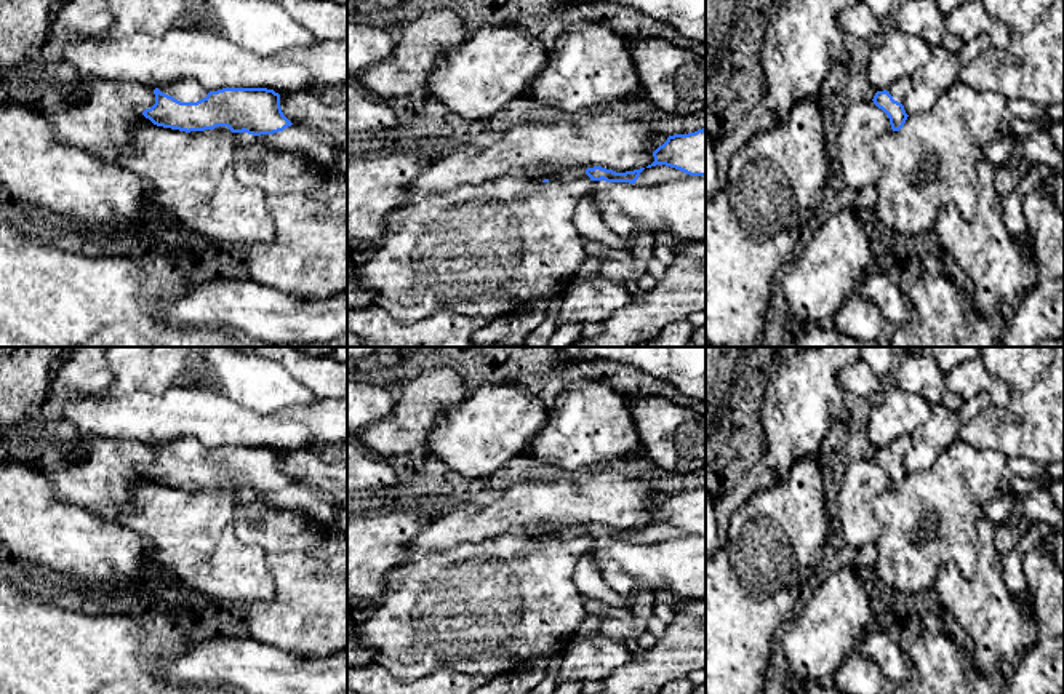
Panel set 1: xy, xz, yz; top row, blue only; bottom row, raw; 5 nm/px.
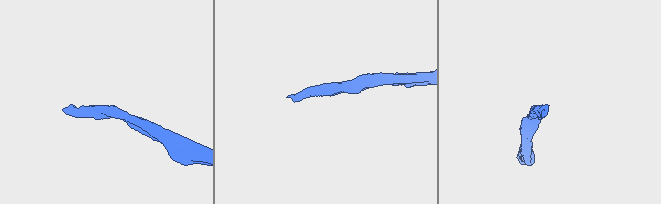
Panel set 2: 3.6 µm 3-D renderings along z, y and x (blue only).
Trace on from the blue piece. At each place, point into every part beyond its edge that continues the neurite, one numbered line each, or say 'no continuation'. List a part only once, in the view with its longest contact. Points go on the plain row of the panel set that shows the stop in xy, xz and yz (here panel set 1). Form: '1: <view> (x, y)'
1: xy (188, 448)

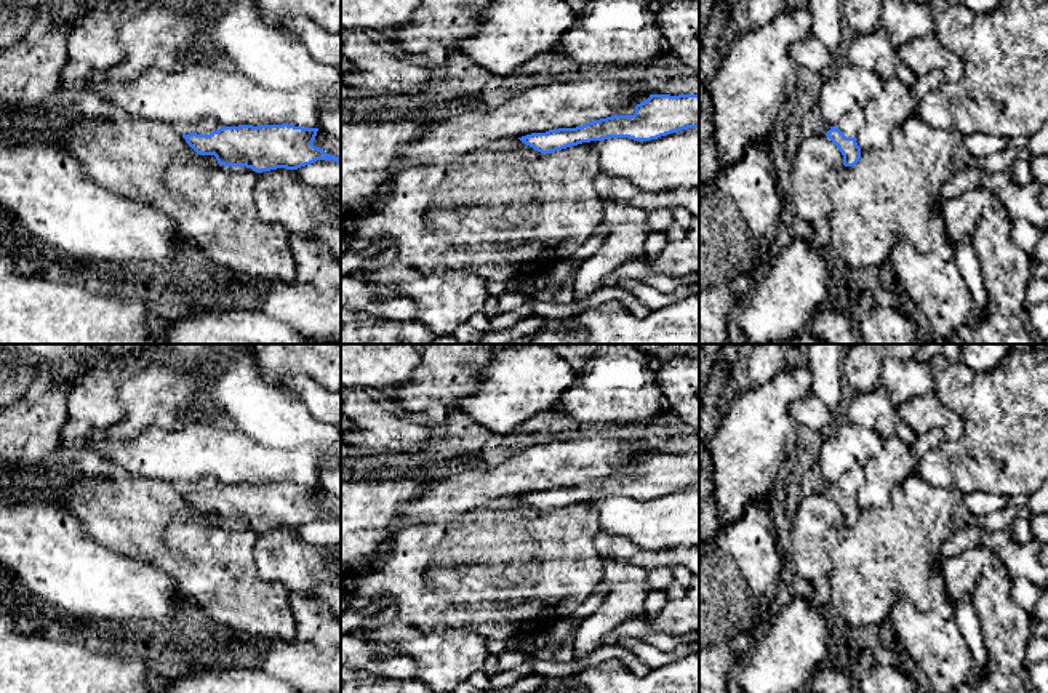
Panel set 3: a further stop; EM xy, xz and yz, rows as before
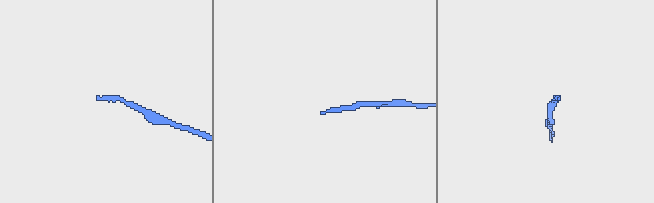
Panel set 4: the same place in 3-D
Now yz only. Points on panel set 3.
1: yz (848, 484)

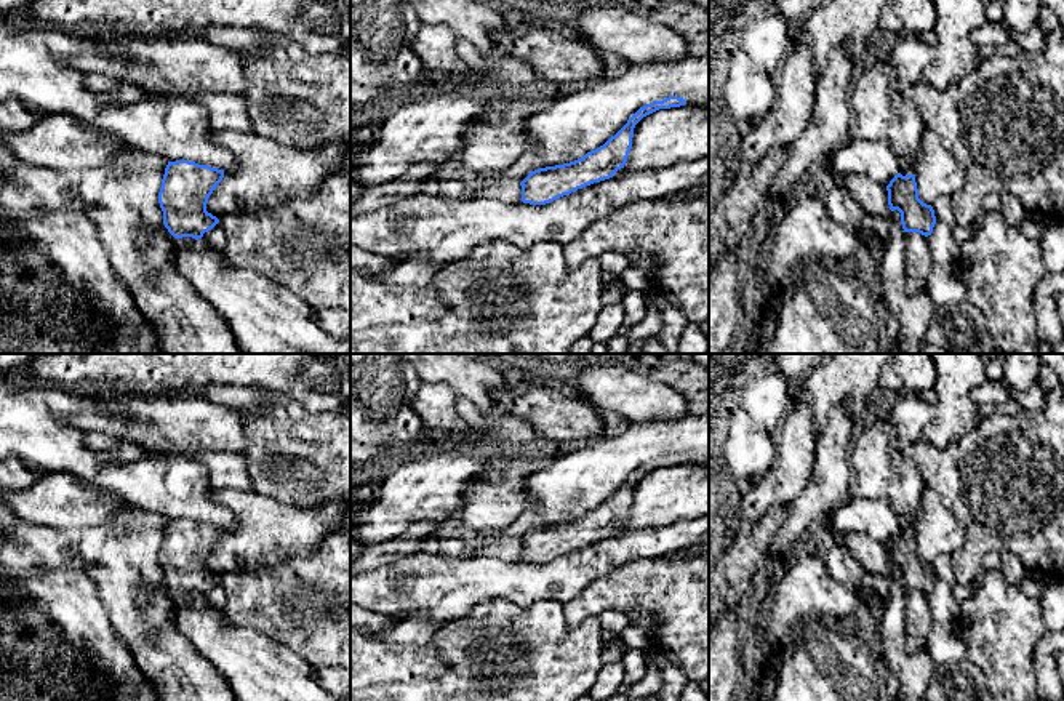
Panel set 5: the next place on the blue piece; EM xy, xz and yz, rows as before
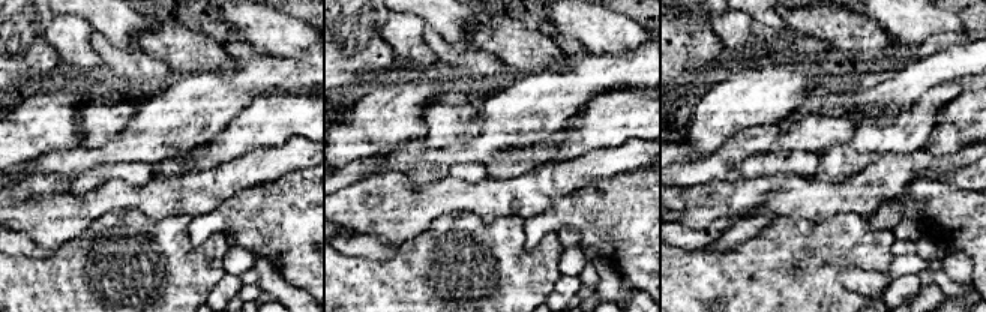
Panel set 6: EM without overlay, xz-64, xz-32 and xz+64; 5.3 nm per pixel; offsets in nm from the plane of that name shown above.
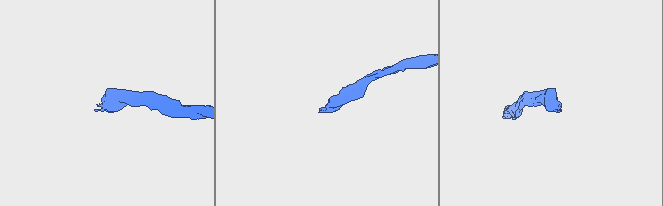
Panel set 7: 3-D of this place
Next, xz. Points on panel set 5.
no continuation

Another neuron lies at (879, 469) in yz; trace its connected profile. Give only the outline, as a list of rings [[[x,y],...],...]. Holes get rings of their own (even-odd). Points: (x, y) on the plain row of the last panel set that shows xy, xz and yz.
[[[885,415],[862,426],[850,451],[850,467],[850,496],[885,499],[899,517],[918,509],[925,480],[896,447],[896,426]]]

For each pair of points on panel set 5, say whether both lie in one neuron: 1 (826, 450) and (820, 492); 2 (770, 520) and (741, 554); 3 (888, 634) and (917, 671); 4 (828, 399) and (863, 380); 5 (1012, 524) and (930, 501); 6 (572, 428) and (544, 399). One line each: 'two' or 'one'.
1: one
2: one
3: one
4: one
5: two
6: one

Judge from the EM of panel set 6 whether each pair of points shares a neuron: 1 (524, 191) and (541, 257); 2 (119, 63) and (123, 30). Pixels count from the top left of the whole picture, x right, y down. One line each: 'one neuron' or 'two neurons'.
1: two neurons
2: two neurons

